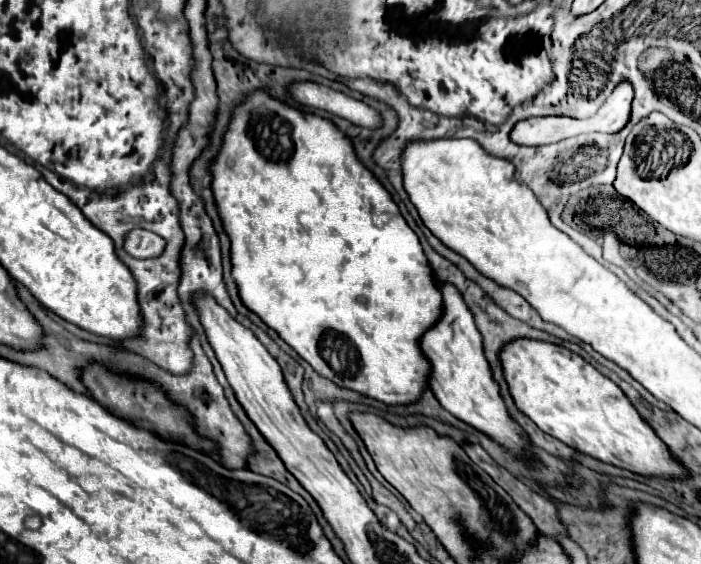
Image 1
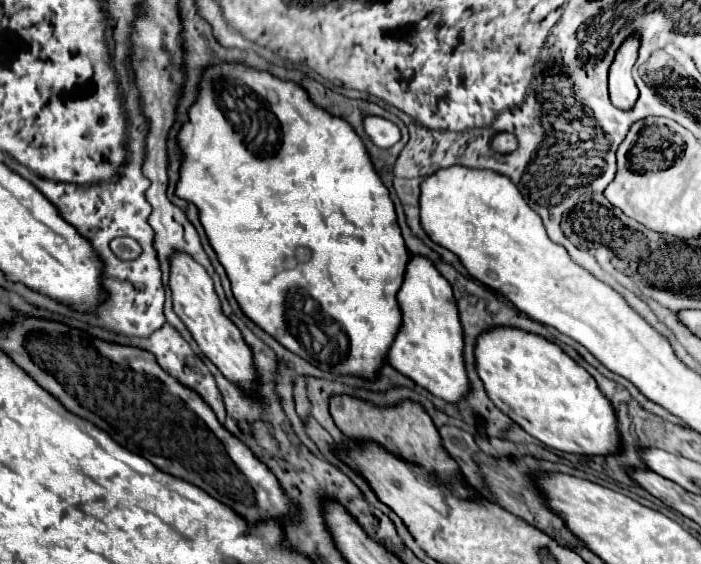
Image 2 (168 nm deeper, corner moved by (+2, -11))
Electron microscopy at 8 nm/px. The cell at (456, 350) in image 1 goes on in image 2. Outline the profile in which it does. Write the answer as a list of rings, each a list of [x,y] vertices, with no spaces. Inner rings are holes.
[[[420,254],[410,256],[402,288],[398,290],[398,304],[402,310],[402,324],[388,350],[388,362],[434,396],[444,398],[446,402],[458,402],[468,392],[468,376],[460,356],[462,336],[458,308],[452,286],[436,270],[432,260]]]

